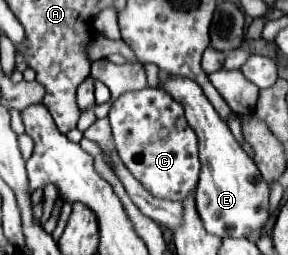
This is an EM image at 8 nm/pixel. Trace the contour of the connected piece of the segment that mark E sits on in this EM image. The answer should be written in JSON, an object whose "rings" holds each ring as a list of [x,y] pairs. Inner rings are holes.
{"rings":[[[162,73],[162,89],[168,91],[186,111],[190,127],[196,131],[200,147],[200,183],[196,187],[196,209],[208,233],[218,237],[244,237],[252,229],[260,229],[268,221],[270,189],[262,179],[252,157],[242,149],[226,121],[216,115],[216,109],[206,99],[200,85],[184,75]]]}

